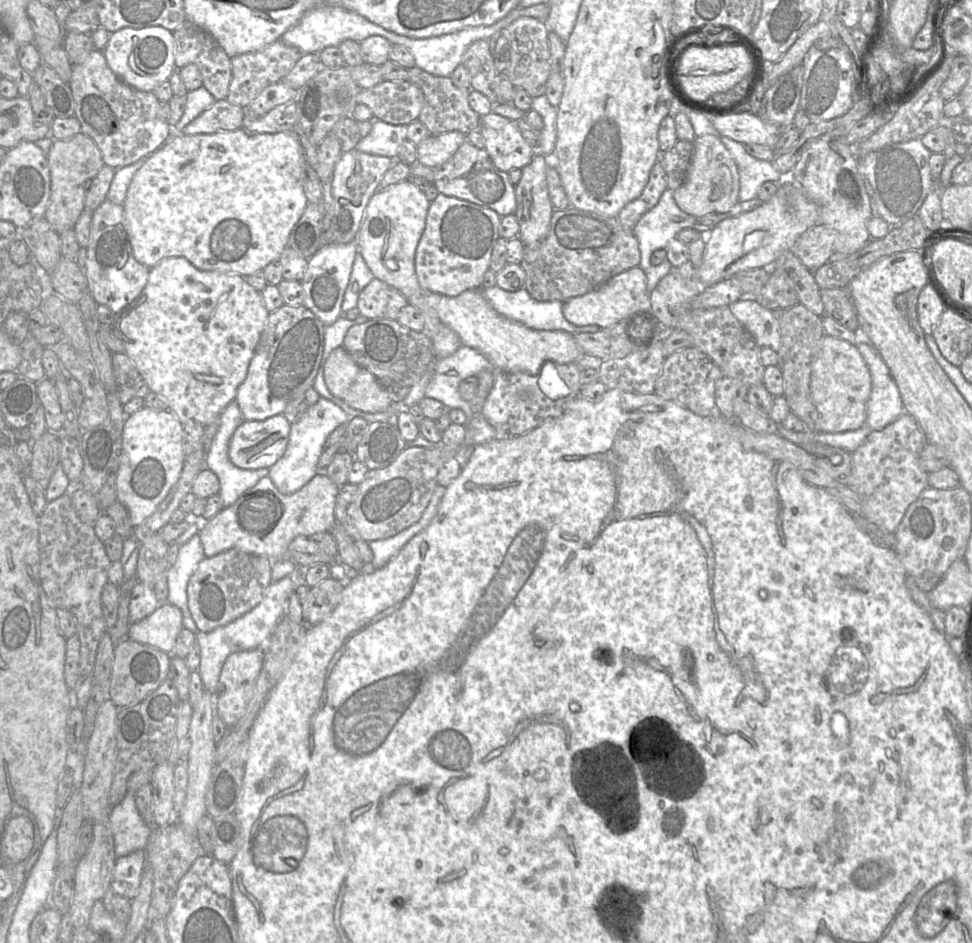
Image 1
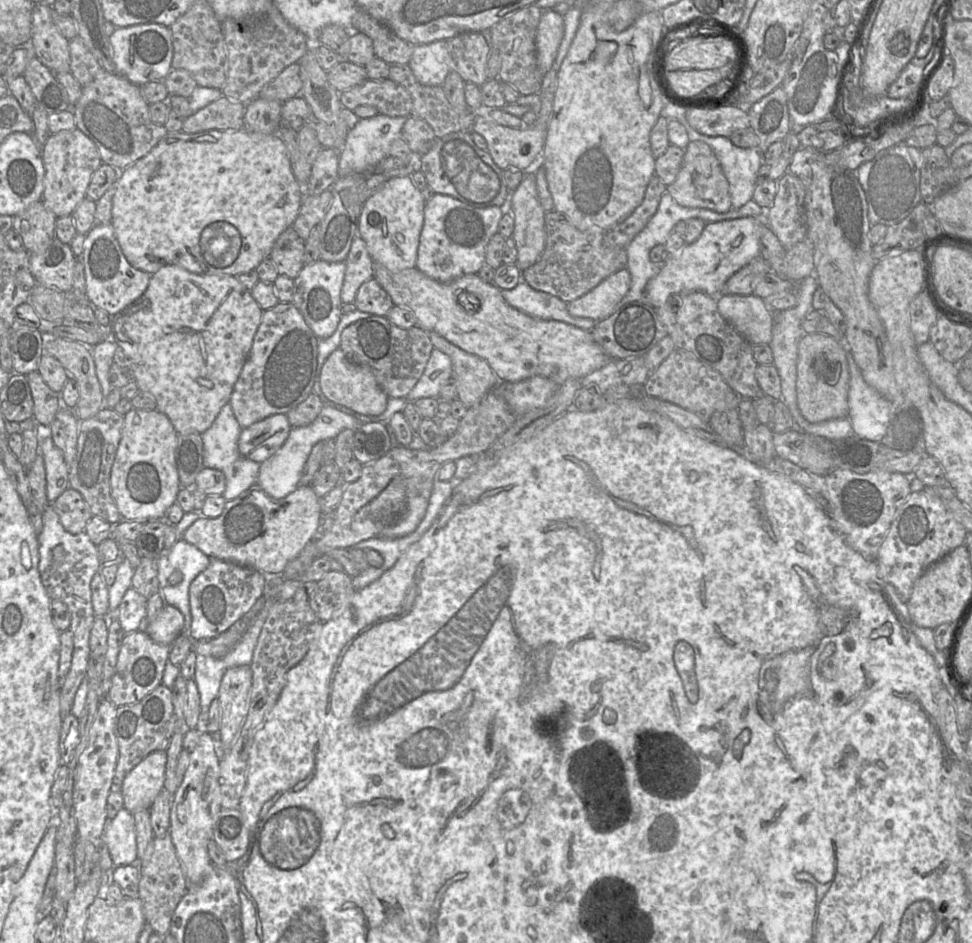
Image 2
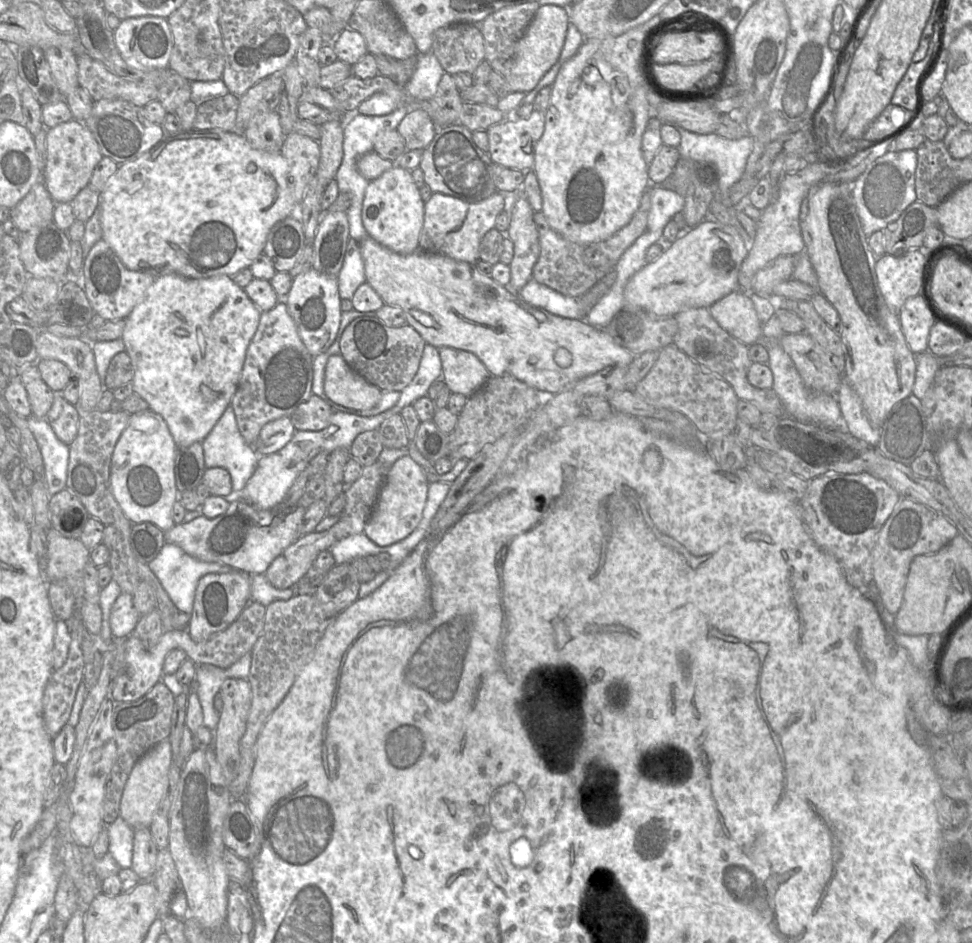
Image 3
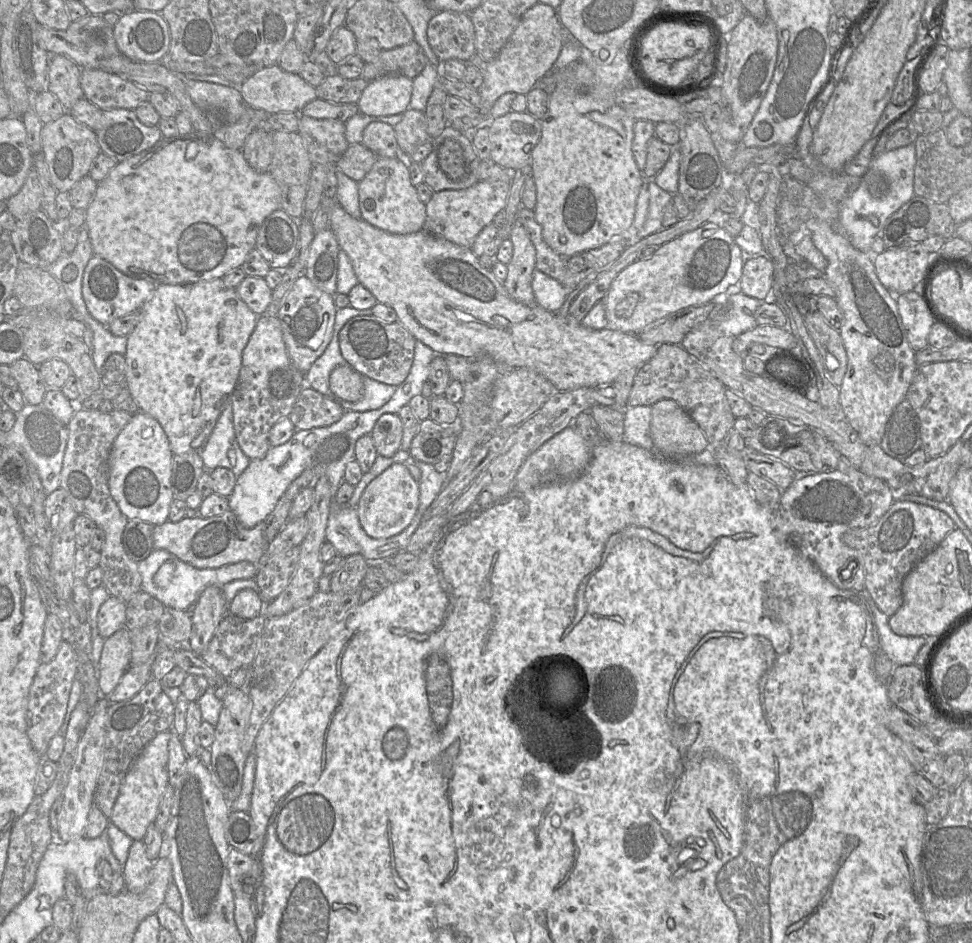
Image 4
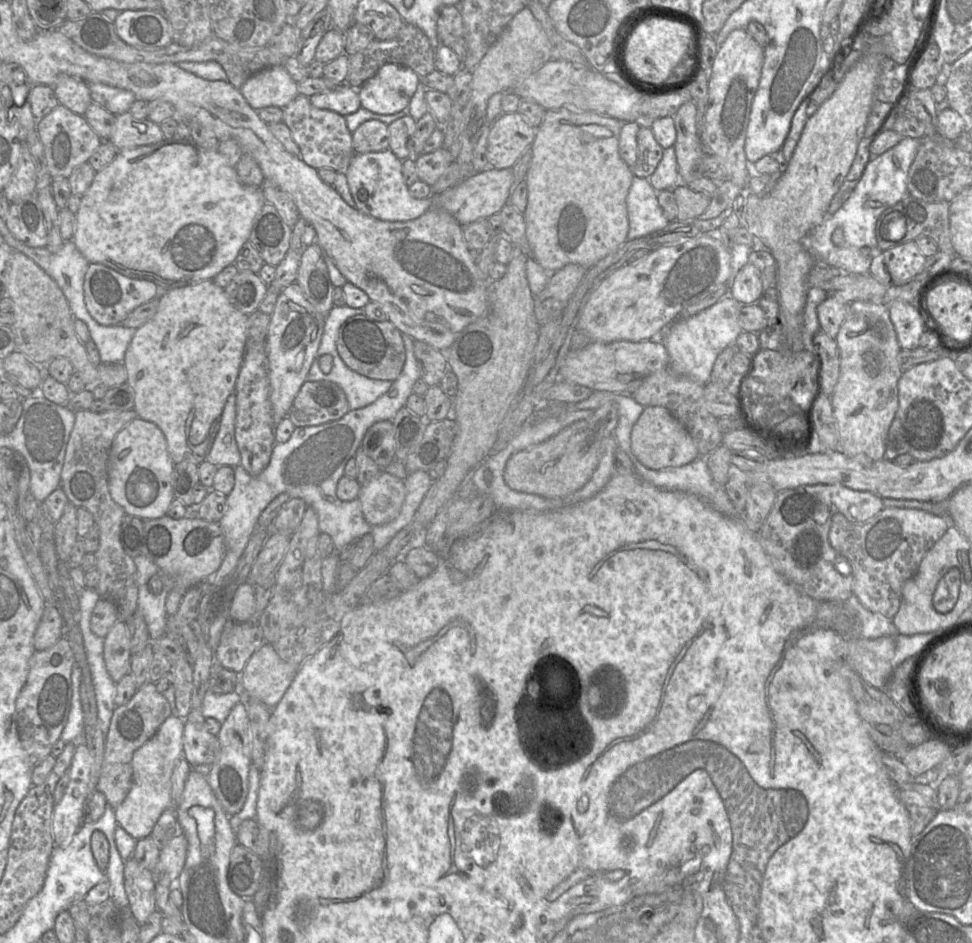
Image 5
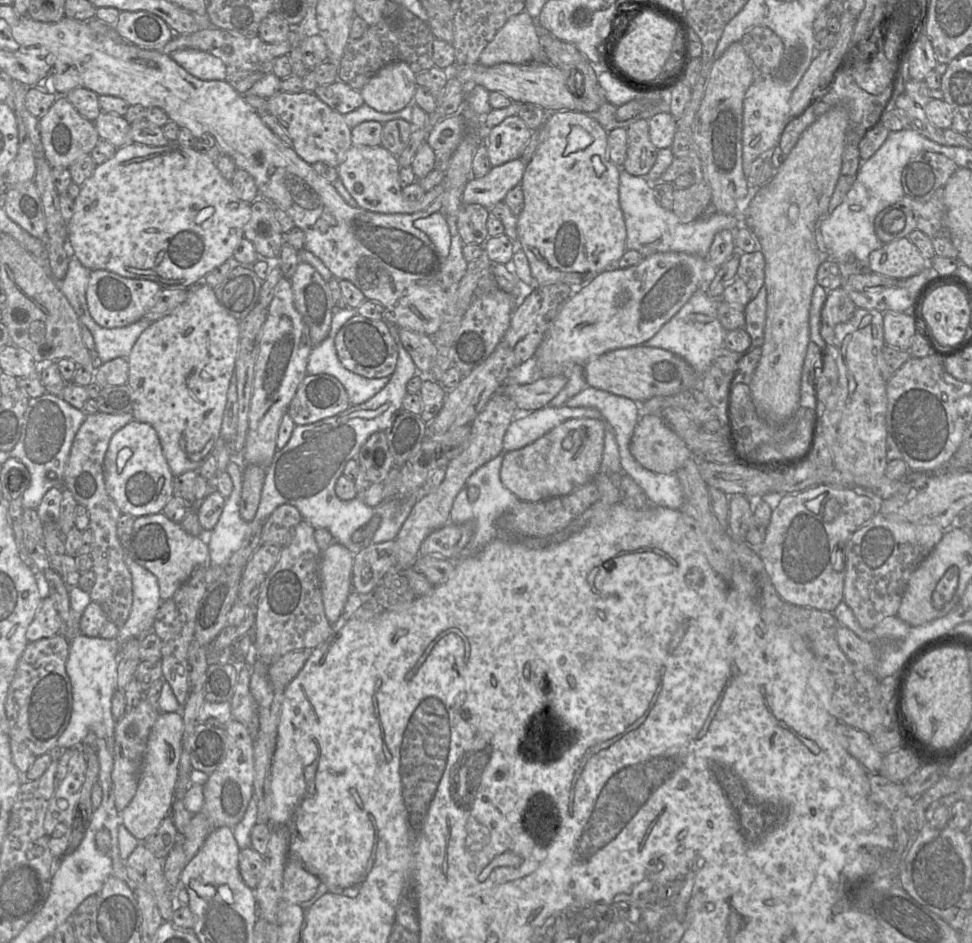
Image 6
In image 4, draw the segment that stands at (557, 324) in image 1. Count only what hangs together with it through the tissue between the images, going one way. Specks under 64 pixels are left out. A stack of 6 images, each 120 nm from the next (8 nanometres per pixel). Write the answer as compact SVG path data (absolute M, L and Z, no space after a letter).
M538 269L533 272L532 289L536 303L553 313L559 310L569 294L559 281Z

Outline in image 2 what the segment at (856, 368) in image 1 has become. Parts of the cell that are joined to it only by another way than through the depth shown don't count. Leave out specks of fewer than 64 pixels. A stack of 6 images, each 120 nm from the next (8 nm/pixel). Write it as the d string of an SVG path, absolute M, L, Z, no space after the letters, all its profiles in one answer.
M805 334L798 344L797 404L803 417L810 423L846 418L849 413L848 349L841 339L824 334Z

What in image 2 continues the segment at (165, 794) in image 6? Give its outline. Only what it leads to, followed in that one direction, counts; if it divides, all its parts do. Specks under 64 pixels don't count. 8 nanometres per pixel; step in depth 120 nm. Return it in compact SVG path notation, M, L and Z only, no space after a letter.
M167 752L150 753L136 765L123 781L124 808L131 813L150 809L164 789Z

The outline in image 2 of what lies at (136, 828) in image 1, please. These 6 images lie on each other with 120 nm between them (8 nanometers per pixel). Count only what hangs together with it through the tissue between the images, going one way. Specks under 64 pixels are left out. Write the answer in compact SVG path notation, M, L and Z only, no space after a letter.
M122 808L115 818L108 819L102 842L107 846L115 867L139 863L134 815L127 809Z

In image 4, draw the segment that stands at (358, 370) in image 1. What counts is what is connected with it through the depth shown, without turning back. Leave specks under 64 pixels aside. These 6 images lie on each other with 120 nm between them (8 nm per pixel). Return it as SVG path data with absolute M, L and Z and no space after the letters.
M350 365L337 366L330 374L329 387L336 396L348 402L357 402L364 395L362 375Z

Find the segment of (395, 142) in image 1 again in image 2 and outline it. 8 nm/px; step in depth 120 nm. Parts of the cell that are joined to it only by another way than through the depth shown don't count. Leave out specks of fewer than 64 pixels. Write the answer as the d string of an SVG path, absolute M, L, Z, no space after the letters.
M377 114L370 118L359 118L356 125L349 129L343 149L340 151L338 175L344 177L350 174L373 173L377 164L389 155L391 143L401 136L402 127L407 116L391 117Z

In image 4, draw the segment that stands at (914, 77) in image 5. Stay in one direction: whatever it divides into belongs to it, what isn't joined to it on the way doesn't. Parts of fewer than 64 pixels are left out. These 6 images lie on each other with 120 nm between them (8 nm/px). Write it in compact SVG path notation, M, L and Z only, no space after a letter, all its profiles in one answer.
M942 42L930 52L917 78L919 92L926 94L936 91L940 82L943 81L949 51L948 46Z

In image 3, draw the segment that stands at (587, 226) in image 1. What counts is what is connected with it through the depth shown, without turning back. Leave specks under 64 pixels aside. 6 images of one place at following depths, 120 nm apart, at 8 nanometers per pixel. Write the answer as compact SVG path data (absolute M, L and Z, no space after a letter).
M534 212L533 220L539 235L540 254L533 267L532 278L538 283L565 296L578 298L612 270L586 265L583 259L585 246L569 241L553 230L542 212Z

